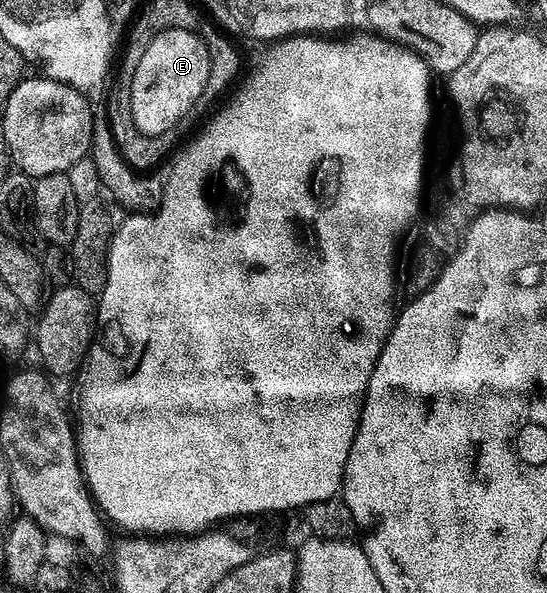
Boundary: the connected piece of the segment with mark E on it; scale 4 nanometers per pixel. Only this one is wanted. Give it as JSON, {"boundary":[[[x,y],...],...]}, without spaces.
{"boundary":[[[172,28],[159,34],[143,50],[131,82],[131,118],[144,136],[165,136],[186,115],[192,113],[209,77],[209,48],[196,31]]]}

